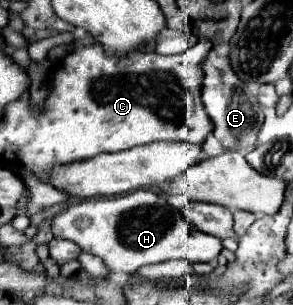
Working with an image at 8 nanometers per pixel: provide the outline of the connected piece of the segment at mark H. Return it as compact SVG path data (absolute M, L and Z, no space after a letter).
M133 191L119 197L81 201L53 219L53 235L77 243L85 253L99 255L111 271L135 273L143 265L153 265L169 259L213 261L223 249L219 237L197 231L183 213L169 207L153 191Z

